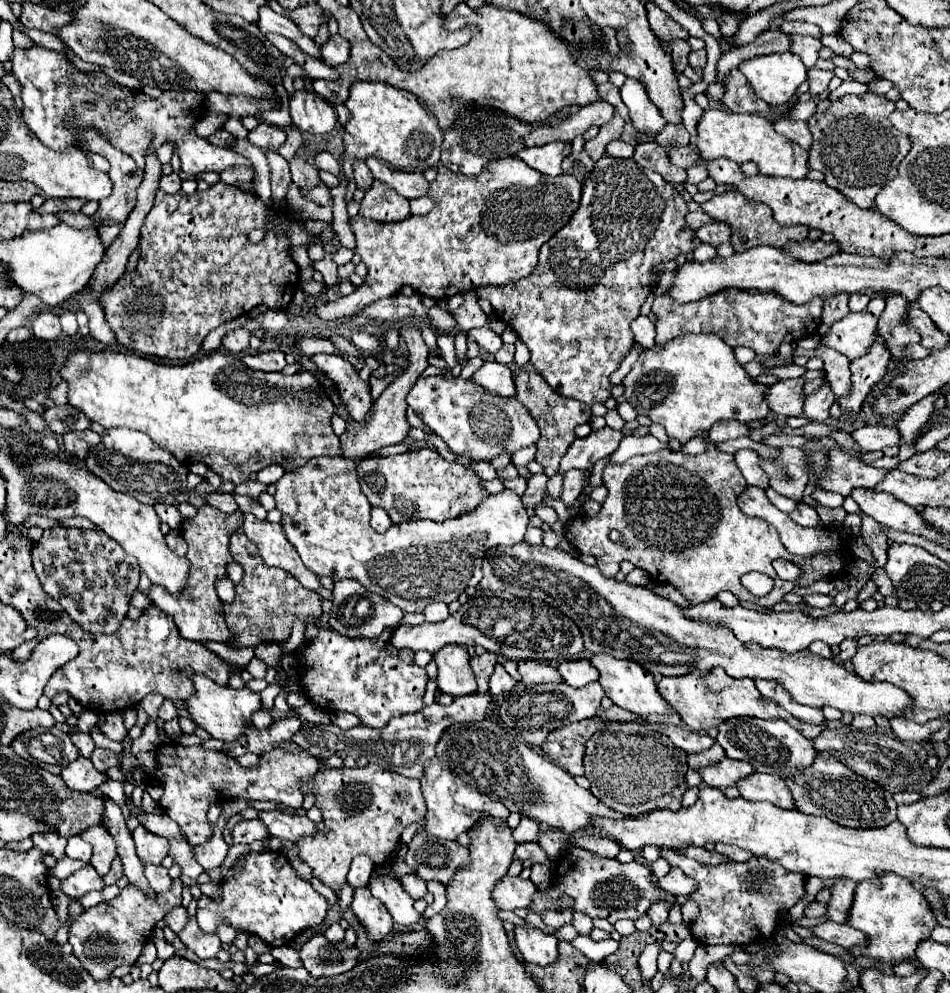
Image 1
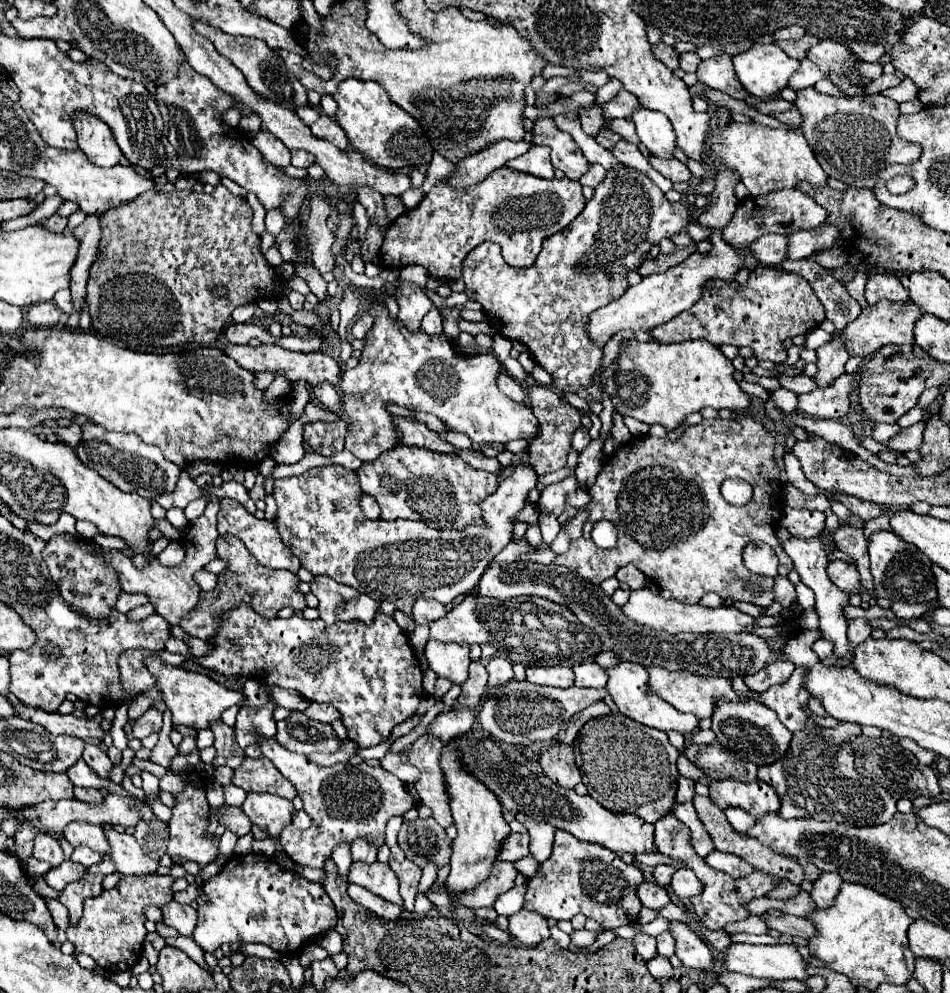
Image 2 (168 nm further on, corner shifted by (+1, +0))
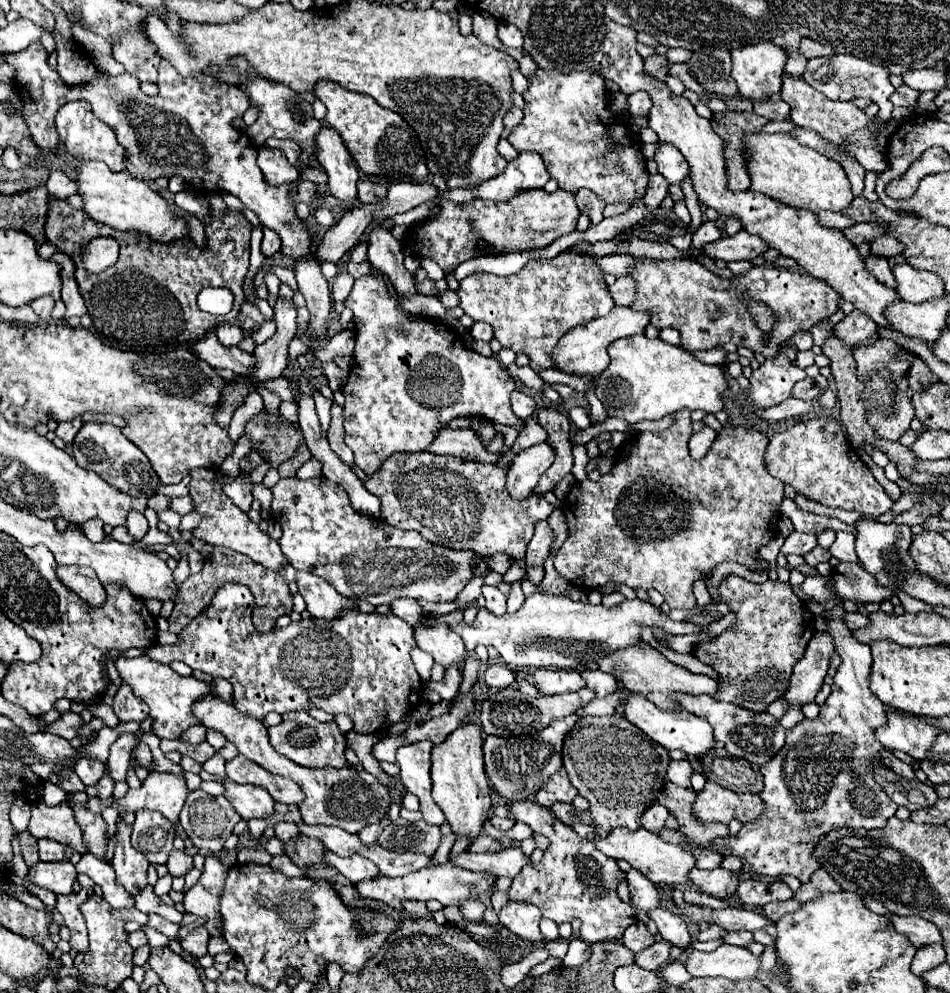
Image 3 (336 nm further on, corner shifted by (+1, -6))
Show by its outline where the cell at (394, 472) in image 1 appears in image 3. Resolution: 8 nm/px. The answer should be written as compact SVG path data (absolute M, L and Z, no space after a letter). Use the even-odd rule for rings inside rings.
M413 452L393 454L387 458L373 476L367 476L363 486L381 500L381 518L395 528L415 530L433 544L443 544L457 550L475 550L483 558L495 552L507 552L519 560L525 556L525 548L533 536L535 524L549 518L555 506L537 494L523 502L511 500L505 490L505 476L507 468L497 468L495 464L467 462L455 456L437 456L431 452Z

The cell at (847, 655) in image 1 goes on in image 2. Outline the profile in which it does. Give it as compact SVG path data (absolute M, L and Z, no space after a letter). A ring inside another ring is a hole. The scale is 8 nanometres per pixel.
M853 618L853 620L849 620L849 632L847 632L847 636L849 636L849 642L853 646L857 646L865 638L869 638L871 632L873 630L871 630L871 626L867 626L867 620L865 618Z

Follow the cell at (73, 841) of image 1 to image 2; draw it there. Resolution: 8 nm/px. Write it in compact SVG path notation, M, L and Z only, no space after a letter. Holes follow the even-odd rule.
M79 846L79 848L75 848L75 852L73 852L71 860L75 860L75 862L83 864L85 868L89 868L89 866L93 866L93 864L99 864L99 862L103 860L103 856L101 856L99 852L91 850L91 848L85 848L85 846Z

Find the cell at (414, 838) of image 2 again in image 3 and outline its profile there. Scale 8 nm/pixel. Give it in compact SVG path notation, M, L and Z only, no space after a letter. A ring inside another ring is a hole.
M425 820L419 822L399 822L389 824L379 836L379 844L383 848L395 850L395 852L411 852L411 854L425 854L433 856L435 850L439 848L441 842L441 832L439 826L431 826Z

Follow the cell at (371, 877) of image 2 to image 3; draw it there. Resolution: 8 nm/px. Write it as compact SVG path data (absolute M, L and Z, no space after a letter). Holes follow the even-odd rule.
M327 850L327 862L331 862L331 866L335 866L351 884L359 884L363 880L373 880L373 878L381 876L377 864L359 856L359 854L349 856L349 858L341 858L341 856Z

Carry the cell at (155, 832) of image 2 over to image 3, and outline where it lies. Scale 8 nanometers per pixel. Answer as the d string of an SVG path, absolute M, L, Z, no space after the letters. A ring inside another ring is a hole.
M137 812L133 824L131 844L137 852L145 854L151 866L161 866L167 862L173 850L175 828L169 820L163 820L159 812Z

